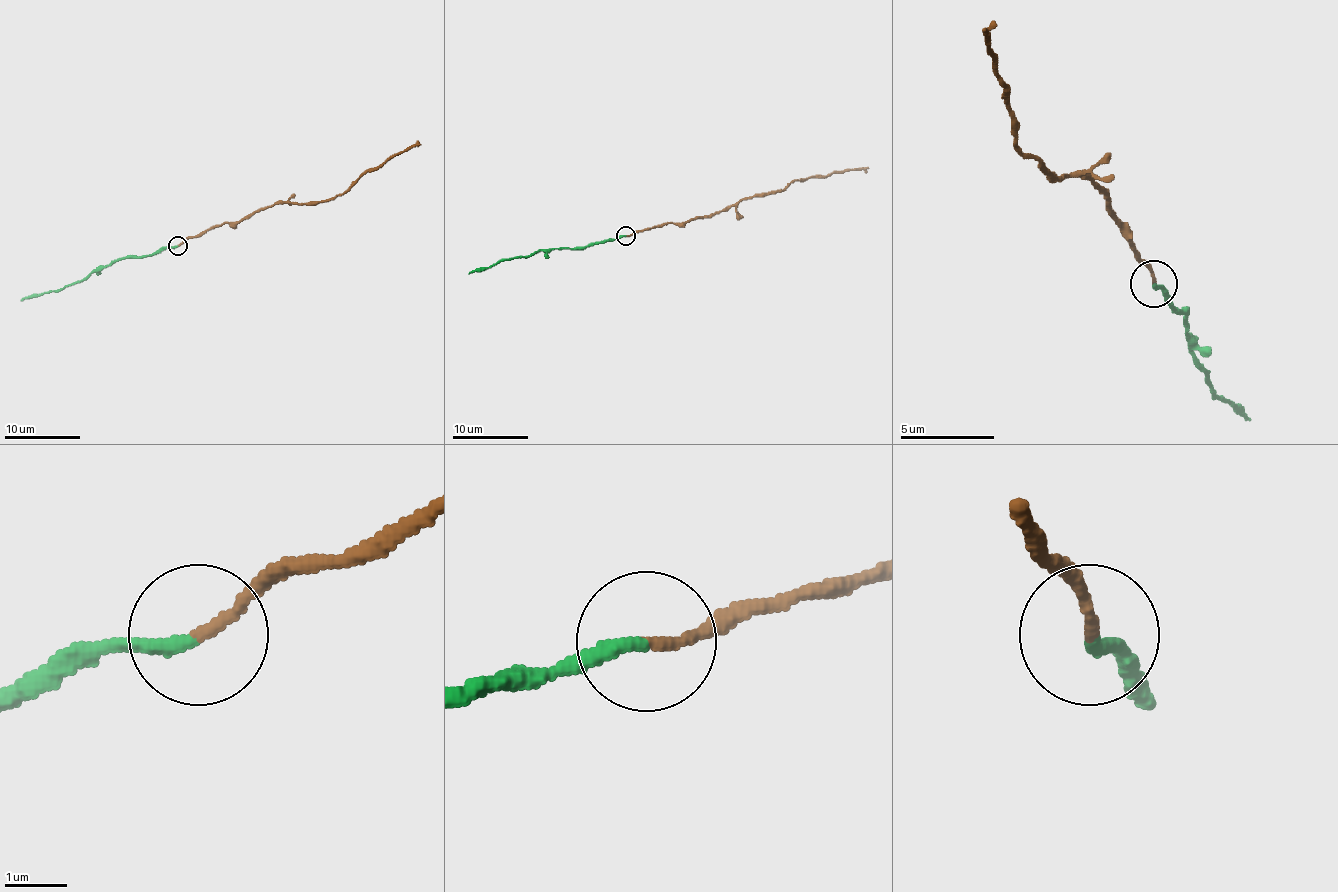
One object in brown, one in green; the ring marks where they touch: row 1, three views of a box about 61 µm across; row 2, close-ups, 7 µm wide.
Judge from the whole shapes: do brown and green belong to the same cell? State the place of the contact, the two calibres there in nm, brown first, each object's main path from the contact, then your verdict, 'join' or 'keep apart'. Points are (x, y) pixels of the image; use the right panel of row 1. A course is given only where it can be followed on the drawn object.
at (1153, 283); 180 nm thick on the brown side, 240 nm on the other; brown runs (1152, 282), (1124, 235), (1124, 225), (1086, 178), (1057, 178), (1015, 145), (1005, 93), (986, 31); green runs (1152, 282), (1185, 315), (1190, 344), (1204, 377), (1218, 396), (1251, 419); join

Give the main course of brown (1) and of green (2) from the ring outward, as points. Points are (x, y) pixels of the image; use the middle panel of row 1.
1: (625, 235), (665, 223), (686, 223), (744, 199), (763, 197), (795, 180), (869, 168)
2: (625, 235), (599, 244), (540, 250), (496, 261), (489, 267), (479, 267), (468, 274)

